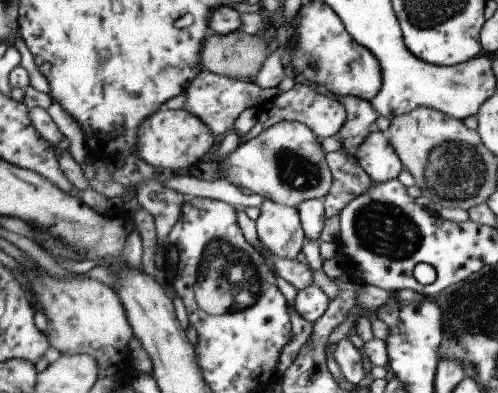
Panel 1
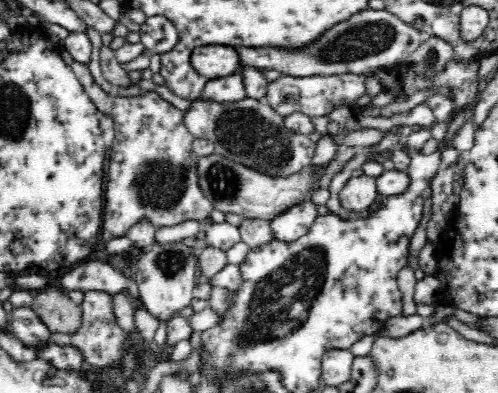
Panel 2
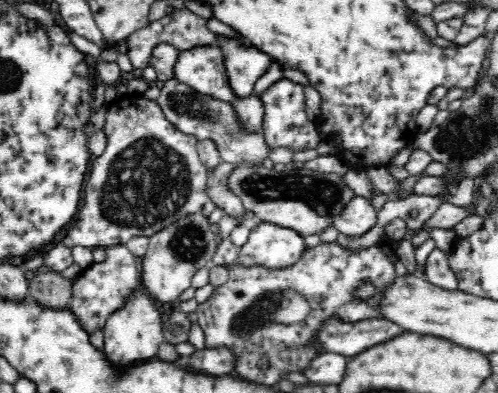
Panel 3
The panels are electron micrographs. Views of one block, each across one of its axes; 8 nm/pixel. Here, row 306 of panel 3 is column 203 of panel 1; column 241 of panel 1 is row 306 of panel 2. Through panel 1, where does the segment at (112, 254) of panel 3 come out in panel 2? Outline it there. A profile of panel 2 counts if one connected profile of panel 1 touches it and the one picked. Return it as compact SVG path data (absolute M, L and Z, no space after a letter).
M92 290L92 292L84 292L84 302L80 306L82 310L82 324L76 332L50 332L50 342L56 342L56 344L64 344L64 346L78 346L84 354L84 360L88 364L92 364L92 368L106 368L108 364L114 364L118 358L120 358L120 348L122 348L122 342L126 340L126 334L122 332L122 328L118 326L116 322L116 316L114 316L114 310L112 310L112 296L110 292L98 292L98 290Z

